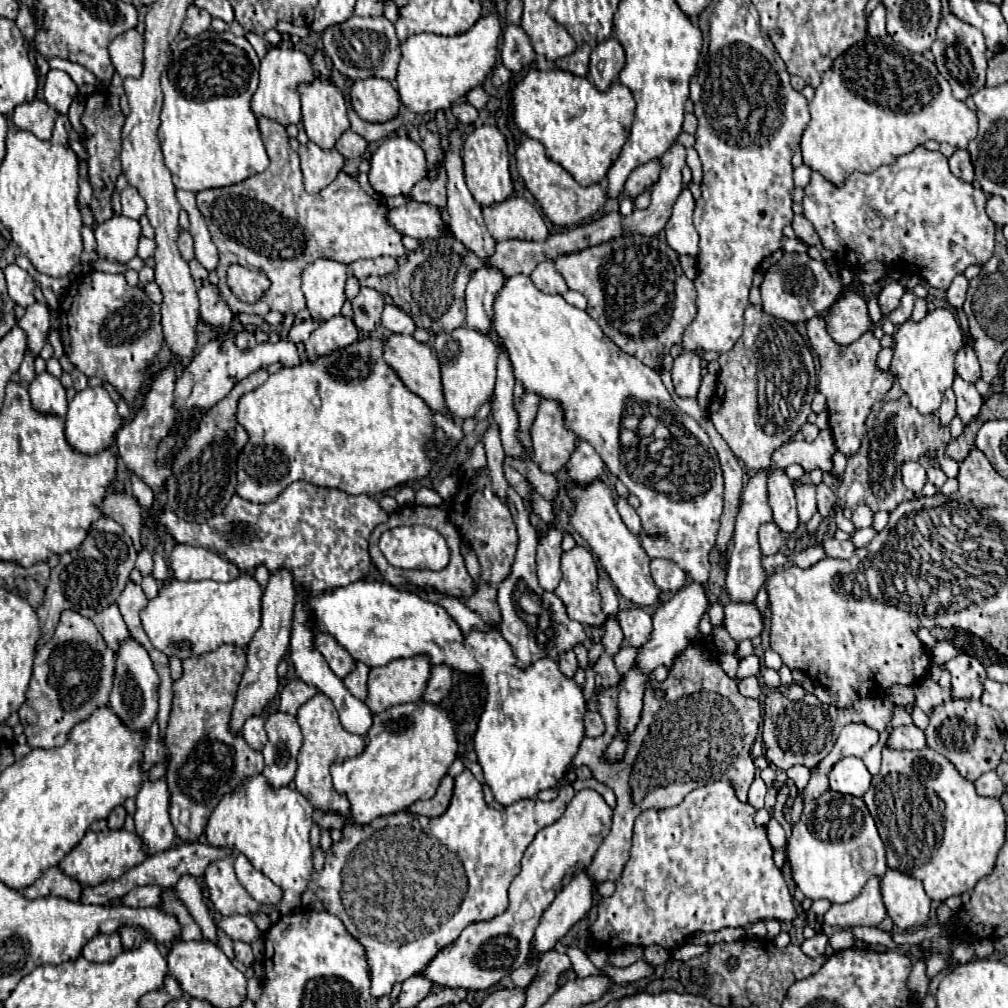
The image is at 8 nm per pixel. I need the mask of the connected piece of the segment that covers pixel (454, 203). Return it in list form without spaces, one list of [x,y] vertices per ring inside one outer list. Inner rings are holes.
[[[453,127],[449,131],[449,147],[445,151],[445,171],[447,171],[447,207],[445,213],[449,215],[449,229],[451,233],[465,243],[465,247],[469,247],[471,251],[475,251],[477,255],[481,255],[481,259],[485,259],[485,255],[493,253],[493,243],[495,239],[489,235],[483,217],[481,217],[481,205],[473,199],[471,191],[467,189],[465,183],[465,175],[463,175],[463,157],[461,157],[461,147],[463,147],[463,131],[459,127]]]

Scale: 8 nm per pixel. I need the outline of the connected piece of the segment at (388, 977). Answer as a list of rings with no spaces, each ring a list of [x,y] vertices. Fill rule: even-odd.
[[[465,769],[461,775],[455,777],[455,787],[453,787],[453,797],[451,797],[451,803],[447,807],[447,811],[441,815],[441,817],[433,817],[433,819],[425,819],[425,817],[417,817],[413,813],[401,813],[401,815],[385,815],[381,819],[375,819],[373,823],[365,825],[365,827],[343,827],[343,841],[341,843],[333,843],[331,851],[327,853],[327,861],[325,861],[325,867],[323,871],[317,875],[317,897],[321,899],[325,911],[337,915],[343,925],[349,929],[349,933],[365,947],[367,951],[367,961],[369,961],[369,971],[371,971],[371,995],[373,997],[383,997],[383,995],[389,995],[391,993],[391,987],[397,983],[397,981],[405,981],[413,975],[419,975],[423,969],[425,969],[425,963],[429,959],[433,959],[433,955],[437,955],[437,951],[441,951],[445,945],[453,943],[461,931],[475,923],[475,921],[483,921],[485,915],[501,915],[507,907],[509,907],[509,897],[507,897],[507,891],[509,891],[509,885],[511,881],[517,877],[517,873],[521,871],[521,857],[525,853],[525,849],[529,847],[529,843],[533,841],[535,833],[543,827],[549,827],[553,825],[567,809],[567,803],[573,799],[575,791],[571,785],[563,785],[561,791],[559,791],[559,797],[551,803],[543,803],[539,799],[523,799],[523,801],[517,801],[509,807],[503,807],[503,809],[495,809],[491,807],[485,797],[483,797],[483,791],[481,791],[481,785],[479,781],[473,777],[473,773],[469,769]],[[337,861],[343,861],[341,867],[337,867]],[[463,873],[467,877],[467,891],[465,893],[459,893],[463,891],[461,887],[461,881],[463,879]]]

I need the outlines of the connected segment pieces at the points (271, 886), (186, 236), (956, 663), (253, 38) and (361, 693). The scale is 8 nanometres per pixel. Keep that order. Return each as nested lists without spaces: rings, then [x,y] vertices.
[[[245,855],[235,857],[235,873],[241,885],[263,905],[277,905],[283,899],[283,889],[275,885],[269,877],[261,875],[261,871],[253,869],[253,865],[245,859]]]
[[[181,231],[177,245],[179,245],[179,251],[181,251],[181,255],[183,255],[183,259],[185,259],[185,261],[191,261],[191,259],[195,257],[193,237],[191,237],[191,233],[189,233],[189,231]]]
[[[959,653],[955,659],[945,663],[951,671],[951,677],[957,677],[957,683],[953,681],[953,695],[963,699],[979,699],[983,691],[983,681],[987,679],[985,667],[977,657],[969,657],[967,653]]]
[[[247,33],[245,37],[247,37],[247,41],[253,45],[253,49],[255,49],[255,53],[257,53],[259,57],[263,57],[263,55],[267,53],[267,43],[263,41],[263,37],[259,37],[259,35],[255,35],[255,33]]]
[[[359,661],[359,663],[355,665],[355,671],[349,673],[349,675],[343,679],[345,687],[347,687],[357,699],[361,699],[361,701],[367,699],[367,675],[369,675],[369,667]]]

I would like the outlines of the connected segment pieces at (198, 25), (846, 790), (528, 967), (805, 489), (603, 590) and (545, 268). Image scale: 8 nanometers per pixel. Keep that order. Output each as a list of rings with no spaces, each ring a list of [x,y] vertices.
[[[189,7],[187,9],[187,15],[185,15],[185,21],[183,21],[183,27],[181,31],[187,35],[187,37],[195,37],[203,31],[209,29],[209,23],[211,23],[211,15],[207,11],[201,11],[199,7]]]
[[[843,757],[829,771],[829,787],[843,795],[863,797],[871,785],[871,773],[857,757]]]
[[[531,947],[527,963],[511,973],[511,983],[517,987],[527,987],[533,981],[533,977],[537,975],[537,965],[539,965],[539,955],[537,955],[535,947]]]
[[[805,471],[799,479],[799,485],[795,489],[795,497],[797,497],[797,509],[799,509],[799,519],[801,521],[809,521],[811,515],[817,509],[817,501],[815,501],[815,485],[809,477],[809,473]]]
[[[599,575],[599,593],[603,597],[603,611],[607,613],[607,617],[617,615],[617,607],[619,607],[617,593],[615,593],[611,581],[605,575]]]
[[[551,259],[539,263],[539,265],[535,267],[535,271],[531,273],[531,279],[533,279],[533,283],[537,285],[537,289],[541,289],[541,291],[545,291],[545,293],[559,293],[559,295],[563,295],[563,293],[569,291],[565,279],[563,279],[561,273],[555,269],[555,265],[553,265]]]

